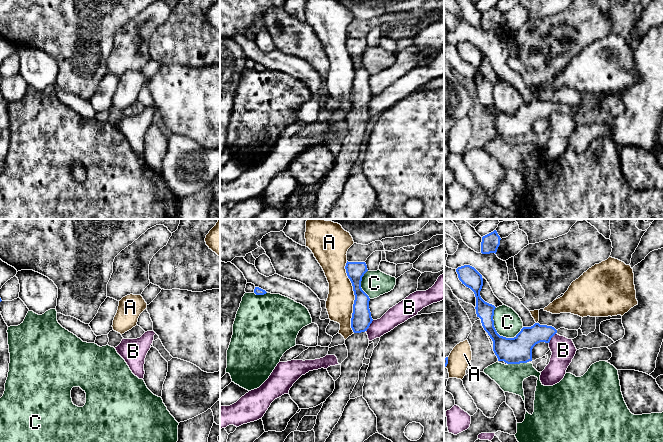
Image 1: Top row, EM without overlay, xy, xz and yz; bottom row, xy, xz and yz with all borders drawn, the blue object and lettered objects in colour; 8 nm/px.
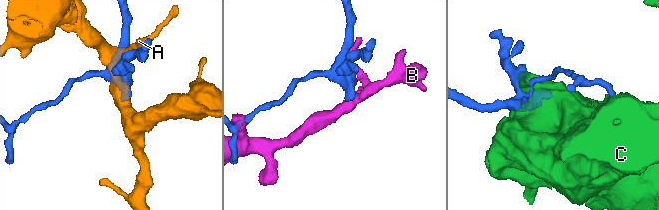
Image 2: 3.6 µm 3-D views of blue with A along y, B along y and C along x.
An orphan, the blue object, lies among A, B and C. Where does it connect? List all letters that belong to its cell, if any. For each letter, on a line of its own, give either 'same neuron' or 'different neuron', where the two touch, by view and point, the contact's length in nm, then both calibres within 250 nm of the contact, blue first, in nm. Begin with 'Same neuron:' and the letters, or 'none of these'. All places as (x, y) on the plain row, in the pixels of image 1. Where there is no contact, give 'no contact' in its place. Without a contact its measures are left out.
Same neuron: none of these
A: different neuron; meets blue in xz at (355, 73); contact 600 nm long; 160 nm thick on the blue side, 220 nm on the other
B: different neuron; meets blue in xz at (369, 101); contact 120 nm long; 160 nm thick on the blue side, 160 nm on the other
C: different neuron; meets blue in yz at (495, 105); contact 300 nm long; 220 nm thick on the blue side, 220 nm on the other

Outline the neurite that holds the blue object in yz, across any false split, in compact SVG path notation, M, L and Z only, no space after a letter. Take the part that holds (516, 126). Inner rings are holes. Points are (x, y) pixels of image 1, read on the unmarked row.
M470 41L458 43L456 48L462 60L475 70L477 93L481 95L484 106L493 117L493 127L498 137L504 137L507 140L527 139L532 137L533 123L540 118L549 119L556 109L568 115L574 115L578 112L577 106L565 104L556 106L552 102L540 101L539 99L535 99L531 103L523 103L514 114L500 112L494 103L493 96L496 83L485 78L480 72L483 62L482 51Z

